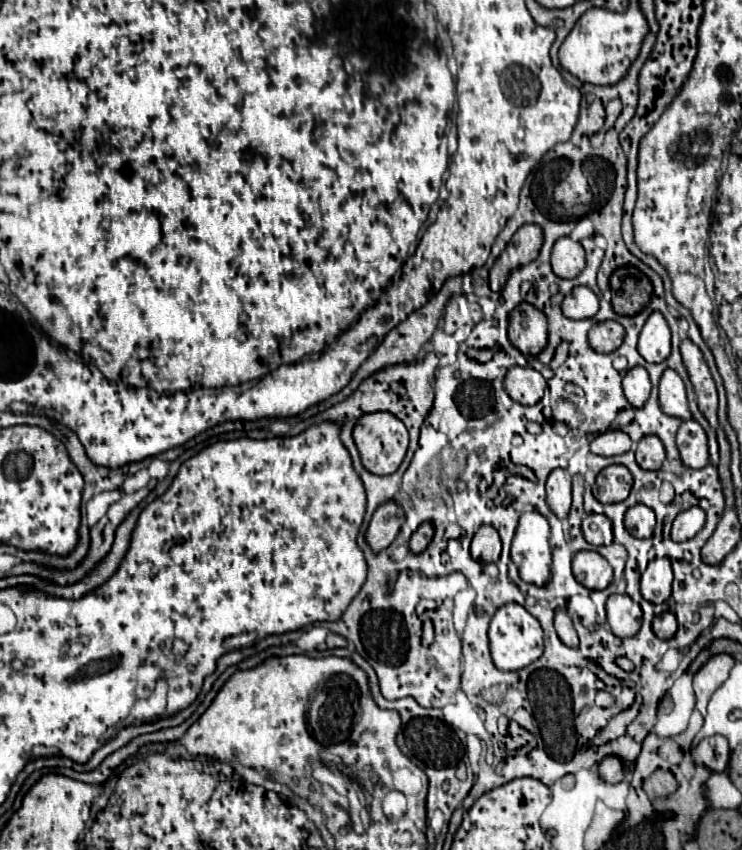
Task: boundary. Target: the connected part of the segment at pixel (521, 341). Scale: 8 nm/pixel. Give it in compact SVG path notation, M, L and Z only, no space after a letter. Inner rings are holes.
M521 303L511 313L509 341L527 357L539 355L547 345L547 317L533 305Z

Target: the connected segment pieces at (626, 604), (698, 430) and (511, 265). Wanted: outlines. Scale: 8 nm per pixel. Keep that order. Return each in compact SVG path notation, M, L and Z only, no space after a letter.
M629 595L607 599L607 623L617 637L633 637L641 627L641 607Z
M695 419L681 423L681 427L677 431L677 449L687 467L701 469L707 465L707 461L709 461L707 435Z
M539 225L519 227L489 271L491 291L495 291L495 293L501 291L511 271L535 261L541 245L543 245L543 231Z

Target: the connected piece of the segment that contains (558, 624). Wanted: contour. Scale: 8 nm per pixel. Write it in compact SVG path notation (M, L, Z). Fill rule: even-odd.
M555 613L553 623L555 623L555 631L557 631L559 639L561 639L565 645L569 645L569 647L577 647L577 645L579 645L577 633L575 633L573 623L571 623L571 619L569 619L567 613Z

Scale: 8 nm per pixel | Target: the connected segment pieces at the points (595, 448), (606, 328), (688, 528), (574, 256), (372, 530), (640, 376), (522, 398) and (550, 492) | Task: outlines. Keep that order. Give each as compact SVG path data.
M607 431L591 441L591 453L613 457L631 449L631 439L623 431Z
M601 321L589 329L589 345L597 353L613 353L623 343L625 329L617 321Z
M691 507L683 513L679 513L671 527L671 539L673 541L687 541L695 537L705 525L705 511L701 507Z
M561 237L555 241L551 251L551 269L557 277L573 279L577 277L585 267L585 249L579 241L573 241L571 237Z
M393 501L377 507L377 511L373 513L373 519L367 527L367 533L365 533L365 541L369 543L373 553L379 553L381 549L391 545L391 541L397 537L401 525L403 525L403 521L405 521L403 509L399 505L395 505Z
M633 367L627 371L625 379L623 379L623 391L627 401L633 407L643 407L645 401L649 399L651 393L651 381L649 381L649 373L643 367Z
M511 367L505 377L505 391L521 405L535 405L545 391L545 379L533 367Z
M555 469L547 479L547 505L559 517L565 519L571 509L571 475L565 469Z

